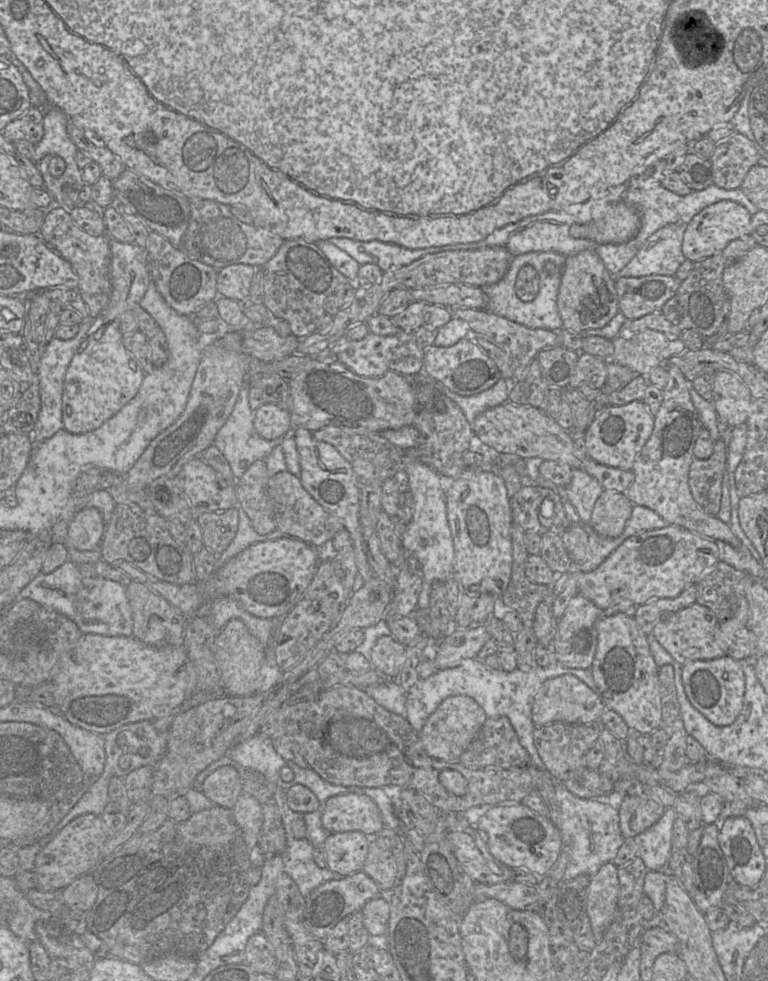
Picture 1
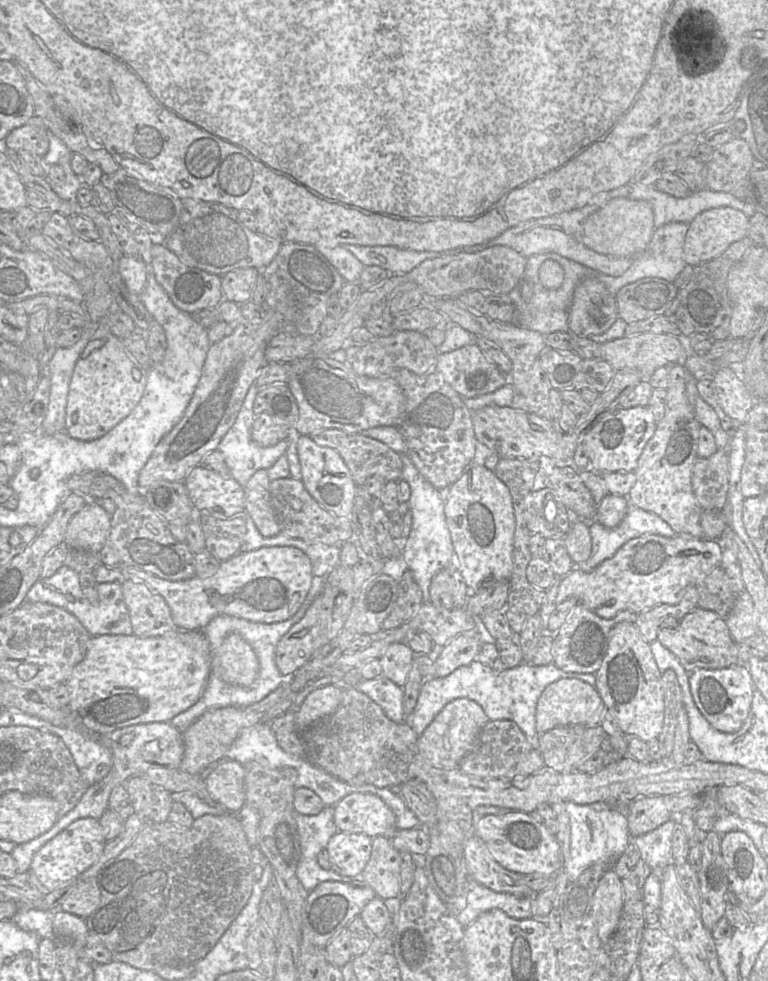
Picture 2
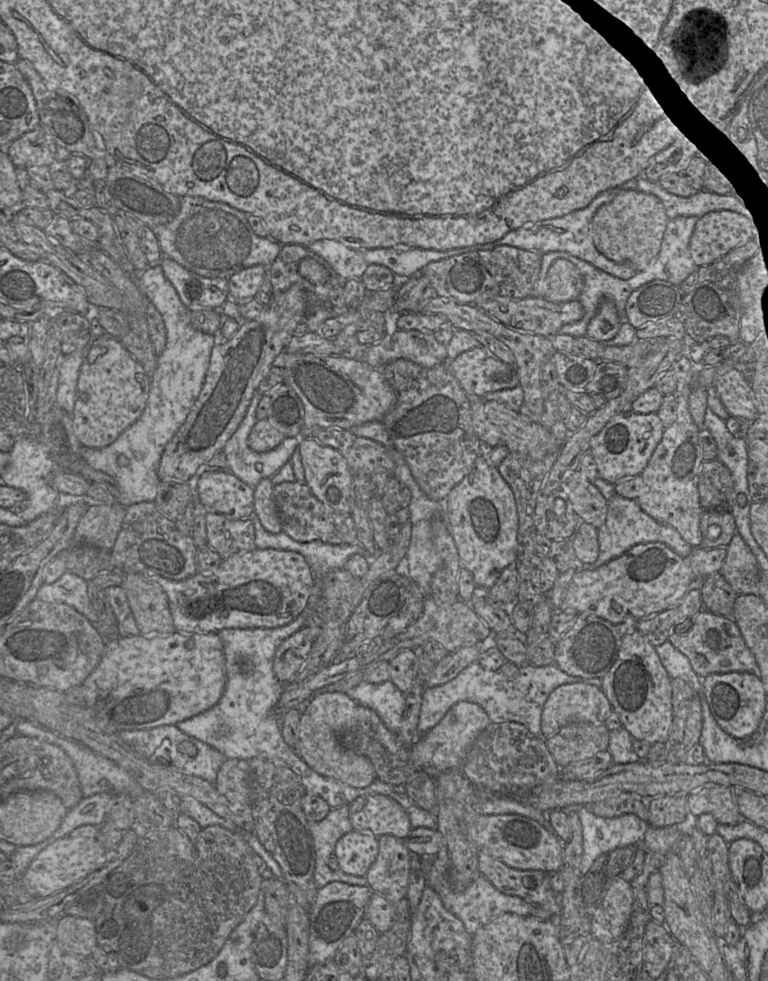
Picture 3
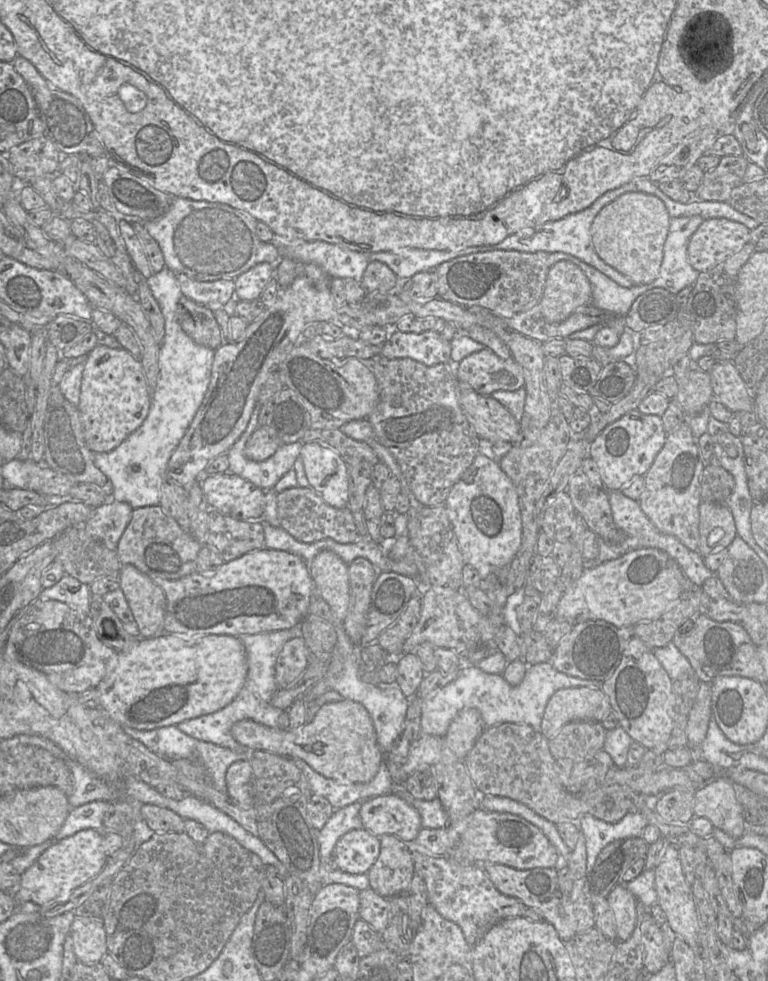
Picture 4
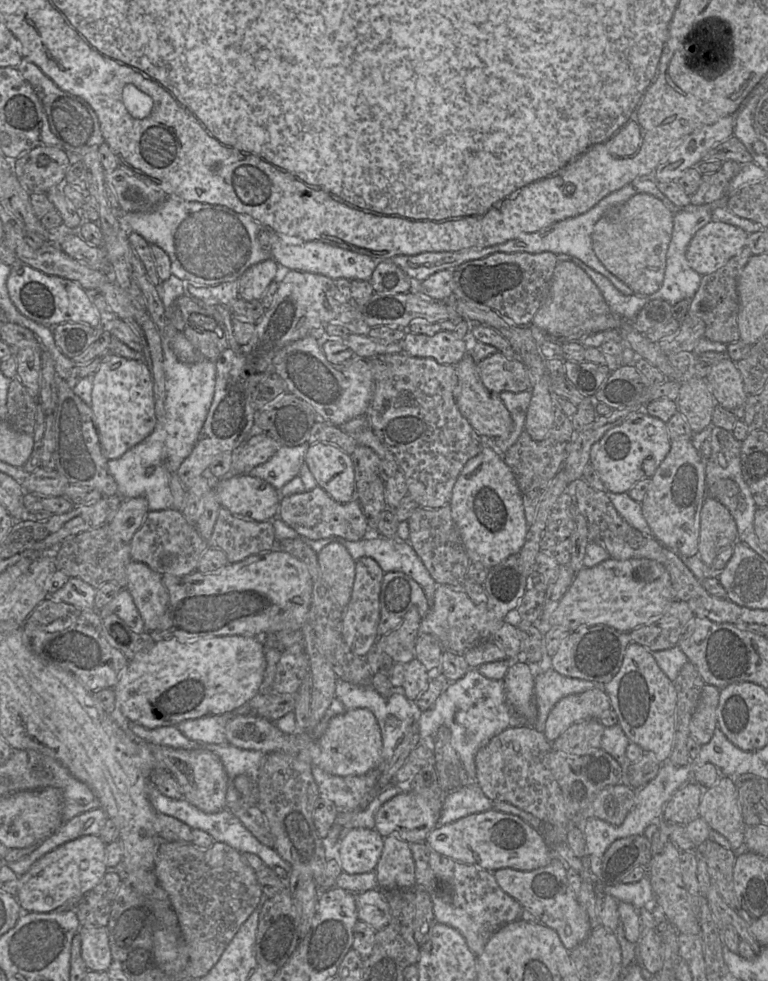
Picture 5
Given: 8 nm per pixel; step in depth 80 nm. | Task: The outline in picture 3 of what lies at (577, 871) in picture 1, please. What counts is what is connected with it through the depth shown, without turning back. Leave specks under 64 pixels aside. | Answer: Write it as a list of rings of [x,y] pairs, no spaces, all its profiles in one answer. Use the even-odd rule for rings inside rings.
[[[581,806],[576,812],[582,827],[582,875],[600,854],[620,847],[642,845],[644,833],[649,826],[648,822],[634,814],[604,818],[595,815],[588,806]]]

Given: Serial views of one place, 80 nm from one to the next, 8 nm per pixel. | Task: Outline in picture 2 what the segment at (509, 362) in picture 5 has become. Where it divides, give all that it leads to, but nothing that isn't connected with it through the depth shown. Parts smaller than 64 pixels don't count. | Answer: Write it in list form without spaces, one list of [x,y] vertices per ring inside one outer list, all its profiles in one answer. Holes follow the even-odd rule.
[[[476,343],[437,357],[435,370],[463,398],[492,393],[509,383],[503,373]]]

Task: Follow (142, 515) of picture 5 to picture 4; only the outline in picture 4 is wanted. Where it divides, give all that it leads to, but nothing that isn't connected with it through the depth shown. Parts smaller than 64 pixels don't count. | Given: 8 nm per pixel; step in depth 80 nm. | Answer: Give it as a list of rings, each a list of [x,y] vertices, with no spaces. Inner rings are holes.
[[[110,498],[93,508],[83,524],[86,532],[102,541],[109,549],[116,550],[118,542],[132,518],[133,508],[125,502]]]

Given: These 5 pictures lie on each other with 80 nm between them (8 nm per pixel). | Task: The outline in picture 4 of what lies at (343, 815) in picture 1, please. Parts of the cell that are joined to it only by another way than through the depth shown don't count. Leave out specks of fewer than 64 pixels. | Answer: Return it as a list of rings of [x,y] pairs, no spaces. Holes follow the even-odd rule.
[[[385,794],[365,800],[360,817],[363,829],[373,835],[394,835],[405,843],[413,843],[422,829],[416,808],[396,794]]]

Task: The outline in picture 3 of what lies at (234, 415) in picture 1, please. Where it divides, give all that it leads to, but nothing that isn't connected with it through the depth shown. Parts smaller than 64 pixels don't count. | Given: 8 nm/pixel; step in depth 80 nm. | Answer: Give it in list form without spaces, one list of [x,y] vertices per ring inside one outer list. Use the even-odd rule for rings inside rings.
[[[257,390],[249,404],[244,419],[222,450],[227,460],[228,471],[253,489],[262,479],[271,478],[290,461],[293,452],[299,447],[300,443],[300,437],[290,437],[285,438],[279,446],[268,452],[258,453],[249,448],[248,437],[257,422],[255,413],[261,397],[262,395]]]

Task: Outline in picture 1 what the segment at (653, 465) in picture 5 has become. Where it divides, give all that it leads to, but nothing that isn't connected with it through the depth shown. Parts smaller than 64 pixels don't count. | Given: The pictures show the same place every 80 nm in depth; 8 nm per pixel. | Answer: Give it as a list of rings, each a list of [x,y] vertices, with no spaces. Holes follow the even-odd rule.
[[[635,400],[622,406],[604,406],[584,433],[588,457],[609,467],[631,470],[636,455],[651,436],[653,427],[654,417],[642,401]]]

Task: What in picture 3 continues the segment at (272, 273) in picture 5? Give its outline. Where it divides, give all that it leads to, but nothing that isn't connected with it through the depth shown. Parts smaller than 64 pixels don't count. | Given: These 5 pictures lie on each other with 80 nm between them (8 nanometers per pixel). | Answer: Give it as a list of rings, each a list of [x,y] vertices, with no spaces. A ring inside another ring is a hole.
[[[254,265],[231,275],[227,279],[230,299],[237,304],[253,299],[265,273],[266,267]]]

